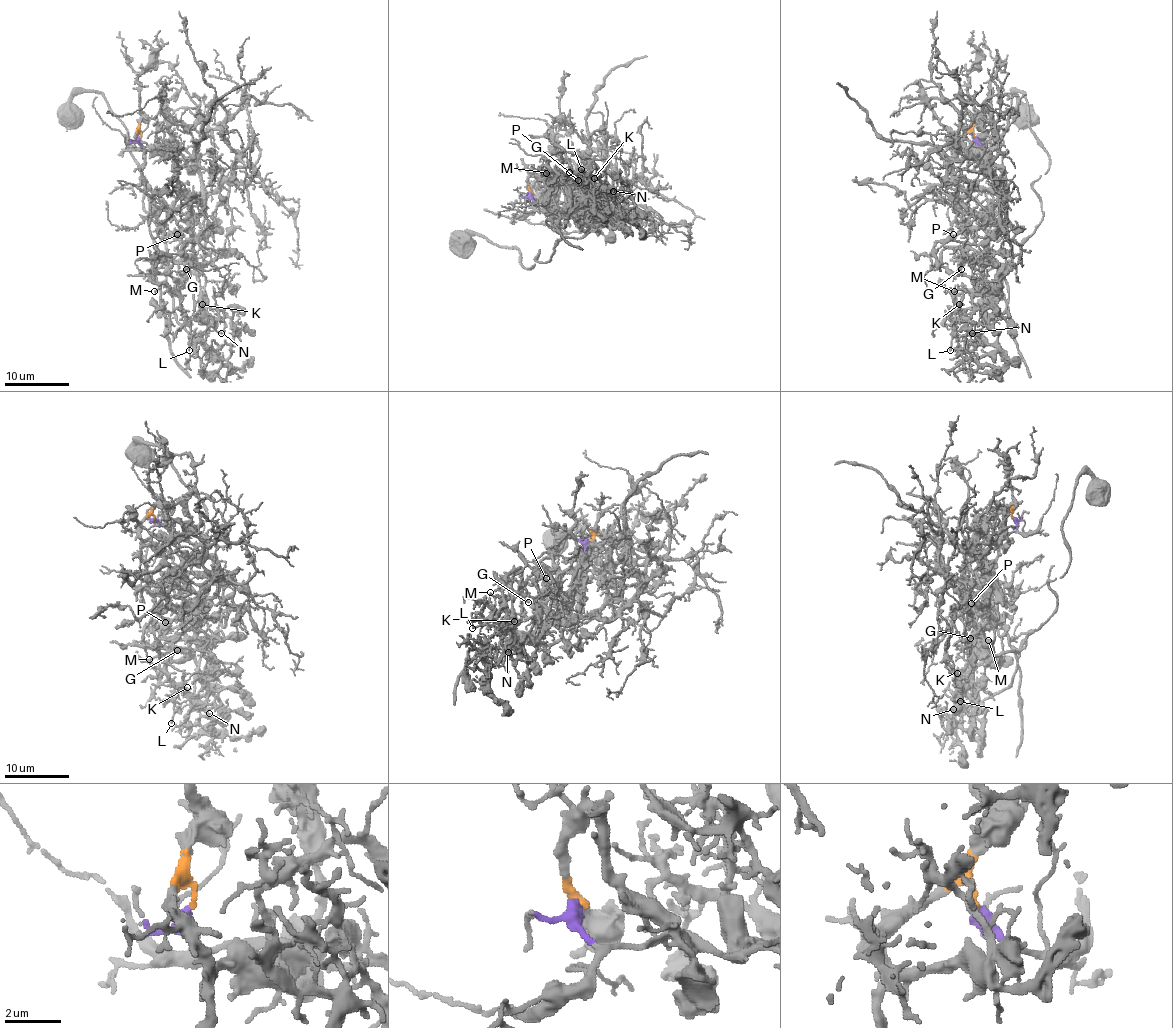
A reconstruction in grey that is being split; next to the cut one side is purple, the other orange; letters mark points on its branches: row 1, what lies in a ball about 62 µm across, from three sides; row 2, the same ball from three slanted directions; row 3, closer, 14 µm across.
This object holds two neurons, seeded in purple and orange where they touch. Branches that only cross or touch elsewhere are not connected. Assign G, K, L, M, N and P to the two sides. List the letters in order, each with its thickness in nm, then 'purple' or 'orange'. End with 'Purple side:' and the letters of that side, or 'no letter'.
G: 140 nm thick; orange
K: 200 nm thick; orange
L: 160 nm thick; orange
M: 140 nm thick; orange
N: 150 nm thick; orange
P: 150 nm thick; orange
Purple side: no letter

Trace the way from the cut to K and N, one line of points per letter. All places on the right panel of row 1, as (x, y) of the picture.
K: (974, 137), (953, 145), (951, 168), (972, 250), (961, 270), (983, 289), (953, 294), (967, 318), (959, 304)
N: (974, 137), (951, 168), (961, 270), (983, 289), (954, 294), (966, 318), (982, 309), (972, 333)

